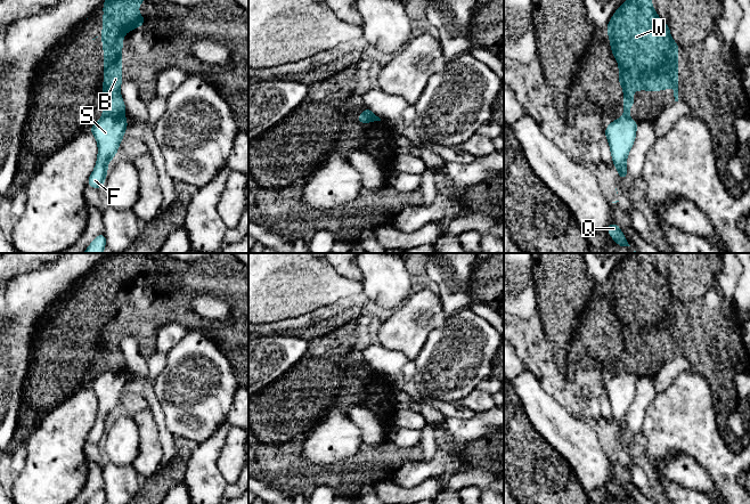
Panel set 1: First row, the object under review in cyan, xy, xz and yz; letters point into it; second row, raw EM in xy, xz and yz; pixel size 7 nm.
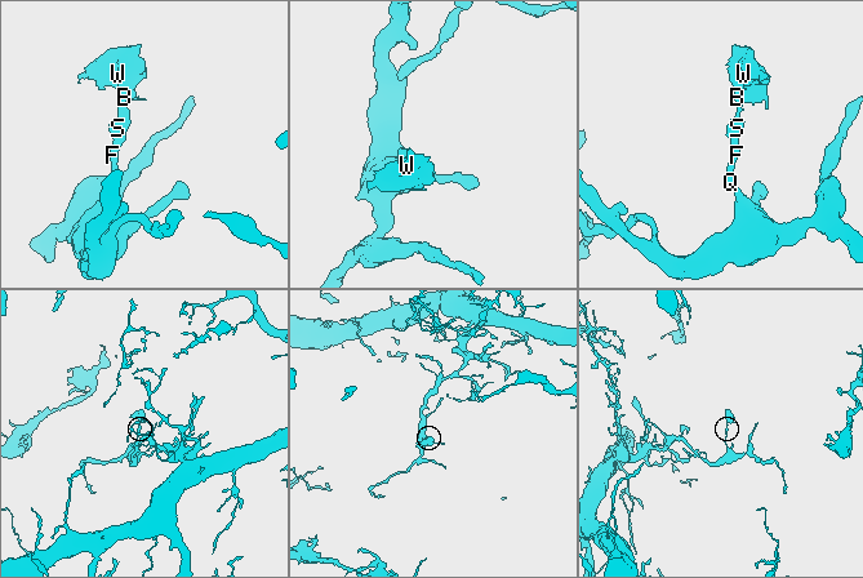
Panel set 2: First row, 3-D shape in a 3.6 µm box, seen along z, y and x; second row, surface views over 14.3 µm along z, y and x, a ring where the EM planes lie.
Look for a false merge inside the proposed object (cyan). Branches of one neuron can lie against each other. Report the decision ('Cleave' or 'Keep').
Cleave

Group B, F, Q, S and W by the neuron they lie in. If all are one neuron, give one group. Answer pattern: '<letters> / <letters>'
B W / F Q S

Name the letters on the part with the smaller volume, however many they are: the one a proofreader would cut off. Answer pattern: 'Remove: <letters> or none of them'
Remove: B, W

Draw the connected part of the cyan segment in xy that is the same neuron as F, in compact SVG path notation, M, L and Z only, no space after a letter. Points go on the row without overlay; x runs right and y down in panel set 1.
M105 373L98 375L90 387L98 398L98 414L88 441L103 444L107 430L107 420L115 412L128 382L125 373Z

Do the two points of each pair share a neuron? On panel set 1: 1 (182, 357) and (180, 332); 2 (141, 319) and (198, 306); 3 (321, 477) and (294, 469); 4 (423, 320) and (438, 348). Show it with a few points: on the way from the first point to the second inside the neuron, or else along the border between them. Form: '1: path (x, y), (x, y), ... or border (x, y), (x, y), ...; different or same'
1: border (188, 331), (166, 352); different
2: border (214, 294), (192, 300), (211, 324), (188, 331); different
3: path (315, 476), (301, 476); same
4: border (447, 318), (430, 332), (417, 356); different

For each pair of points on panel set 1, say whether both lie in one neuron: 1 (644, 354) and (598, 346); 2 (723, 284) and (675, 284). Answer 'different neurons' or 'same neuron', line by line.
1: same neuron
2: different neurons

